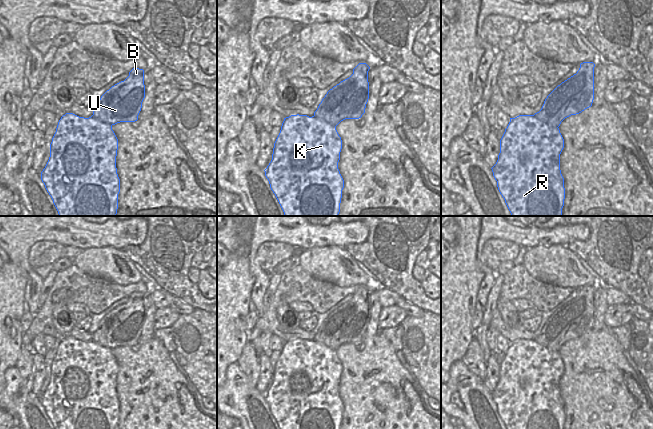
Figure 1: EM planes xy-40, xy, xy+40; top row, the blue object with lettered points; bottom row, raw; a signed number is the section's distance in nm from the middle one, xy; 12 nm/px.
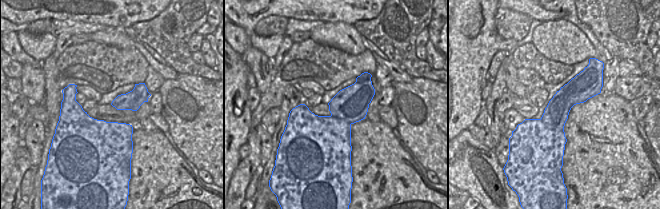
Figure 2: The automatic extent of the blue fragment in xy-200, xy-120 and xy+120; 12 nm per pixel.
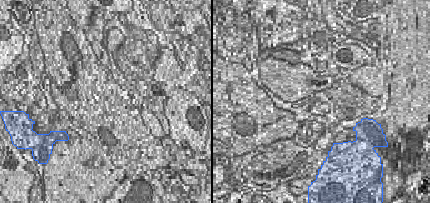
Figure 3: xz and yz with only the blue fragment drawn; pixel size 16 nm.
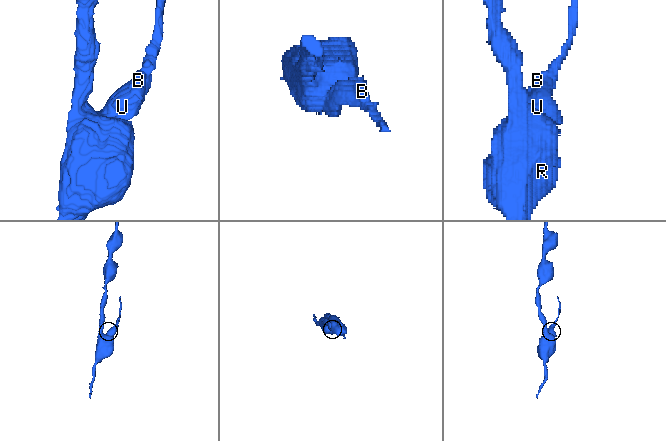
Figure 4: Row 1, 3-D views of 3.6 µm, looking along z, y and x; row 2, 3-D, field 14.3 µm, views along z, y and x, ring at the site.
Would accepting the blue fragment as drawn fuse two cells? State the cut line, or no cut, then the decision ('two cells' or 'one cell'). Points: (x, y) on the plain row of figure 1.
cut in xy+40 along (533, 339), (541, 345), (557, 351); two cells

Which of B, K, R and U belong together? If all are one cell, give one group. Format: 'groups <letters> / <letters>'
groups B U / K R

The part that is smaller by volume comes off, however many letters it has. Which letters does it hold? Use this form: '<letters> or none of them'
B, U.

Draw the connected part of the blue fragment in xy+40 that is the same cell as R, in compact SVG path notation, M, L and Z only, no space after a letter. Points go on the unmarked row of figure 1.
M534 339L510 342L500 364L498 384L491 392L506 429L564 429L564 402L560 394L563 372L558 351L551 351Z

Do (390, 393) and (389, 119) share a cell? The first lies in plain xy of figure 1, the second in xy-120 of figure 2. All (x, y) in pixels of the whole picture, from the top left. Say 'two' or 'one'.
two

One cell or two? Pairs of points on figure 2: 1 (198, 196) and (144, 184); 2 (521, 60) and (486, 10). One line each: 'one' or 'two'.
1: one
2: two

